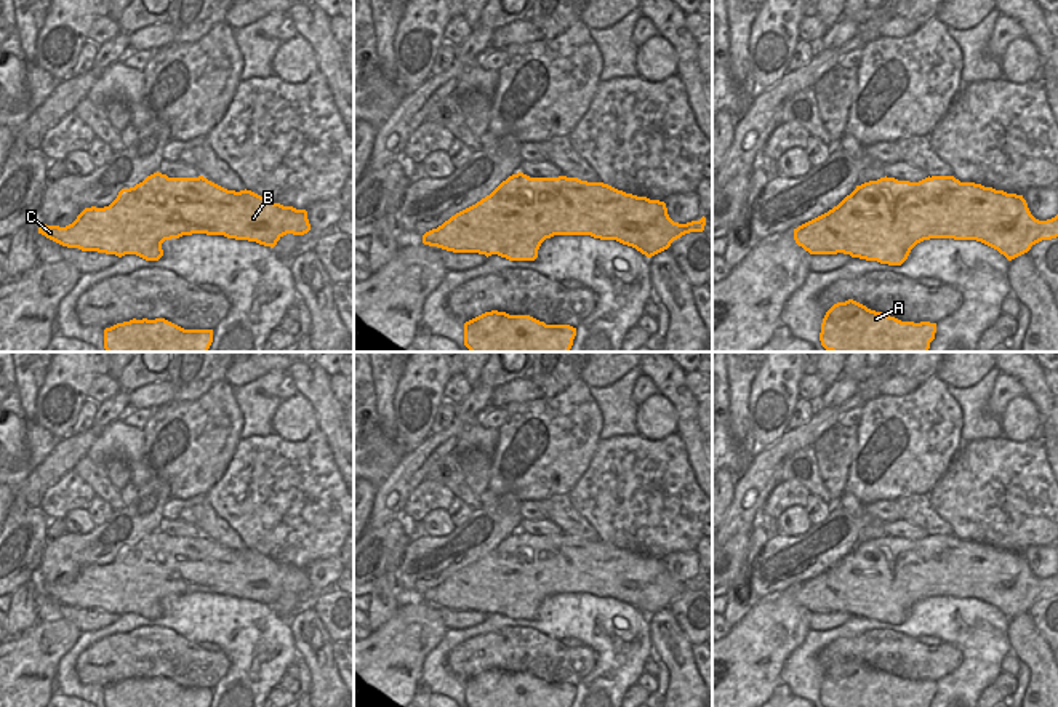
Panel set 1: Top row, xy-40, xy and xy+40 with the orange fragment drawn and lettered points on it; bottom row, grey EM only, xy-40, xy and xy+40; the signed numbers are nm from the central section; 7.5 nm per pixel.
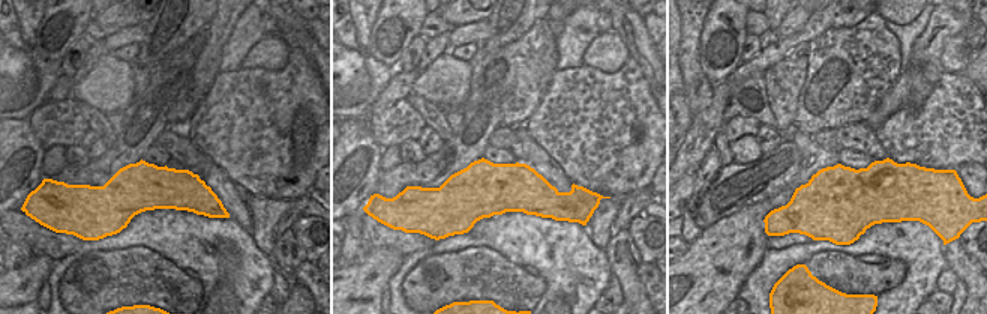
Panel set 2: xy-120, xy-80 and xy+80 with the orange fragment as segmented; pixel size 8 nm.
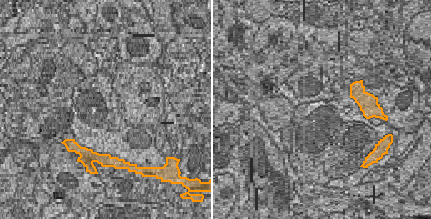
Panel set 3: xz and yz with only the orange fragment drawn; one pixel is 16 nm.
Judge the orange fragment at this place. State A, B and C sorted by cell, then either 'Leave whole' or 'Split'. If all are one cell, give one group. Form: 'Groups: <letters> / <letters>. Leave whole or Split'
Groups: A B C. Leave whole.

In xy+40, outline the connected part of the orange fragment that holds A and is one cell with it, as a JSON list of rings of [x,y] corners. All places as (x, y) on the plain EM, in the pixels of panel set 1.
[[[848,657],[834,662],[821,681],[824,707],[930,707],[936,681],[901,680]]]

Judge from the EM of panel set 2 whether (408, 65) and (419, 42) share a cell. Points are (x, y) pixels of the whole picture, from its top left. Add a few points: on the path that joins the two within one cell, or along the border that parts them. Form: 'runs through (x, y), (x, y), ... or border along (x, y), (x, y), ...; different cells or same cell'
runs through (410, 59), (416, 48); same cell

